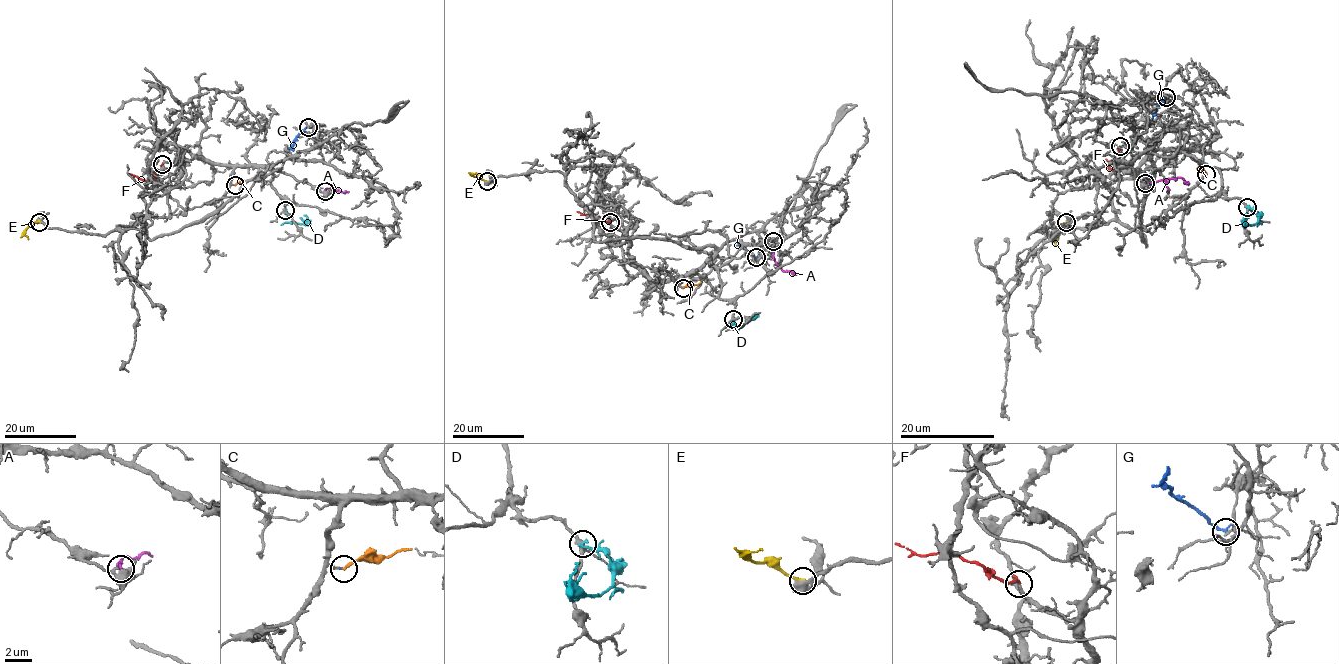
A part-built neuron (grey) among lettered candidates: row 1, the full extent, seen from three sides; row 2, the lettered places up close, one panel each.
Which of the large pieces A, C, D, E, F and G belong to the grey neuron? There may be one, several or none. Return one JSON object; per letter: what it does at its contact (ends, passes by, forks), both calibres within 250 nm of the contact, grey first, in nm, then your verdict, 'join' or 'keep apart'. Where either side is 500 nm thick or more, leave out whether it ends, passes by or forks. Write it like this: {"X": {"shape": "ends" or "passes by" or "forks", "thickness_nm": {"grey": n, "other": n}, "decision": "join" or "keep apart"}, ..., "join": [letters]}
{"A": {"shape": "ends", "thickness_nm": {"grey": 400, "other": 190}, "decision": "join"}, "C": {"shape": "ends", "thickness_nm": {"grey": 160, "other": 220}, "decision": "keep apart"}, "D": {"shape": "ends", "thickness_nm": {"grey": 280, "other": 260}, "decision": "keep apart"}, "E": {"shape": "ends", "thickness_nm": {"grey": 400, "other": 220}, "decision": "keep apart"}, "F": {"shape": "ends", "thickness_nm": {"grey": 190, "other": 180}, "decision": "join"}, "G": {"shape": "ends", "thickness_nm": {"grey": 150, "other": 220}, "decision": "keep apart"}, "join": ["A", "F"]}

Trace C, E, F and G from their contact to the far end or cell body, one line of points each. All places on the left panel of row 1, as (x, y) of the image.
C: (234, 184), (252, 179)
E: (39, 221), (25, 230), (28, 239)
F: (162, 164), (152, 182), (128, 174)
G: (308, 127), (294, 141), (293, 150)

